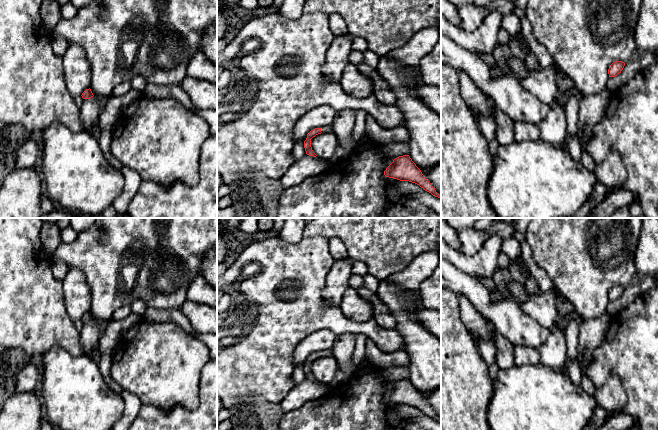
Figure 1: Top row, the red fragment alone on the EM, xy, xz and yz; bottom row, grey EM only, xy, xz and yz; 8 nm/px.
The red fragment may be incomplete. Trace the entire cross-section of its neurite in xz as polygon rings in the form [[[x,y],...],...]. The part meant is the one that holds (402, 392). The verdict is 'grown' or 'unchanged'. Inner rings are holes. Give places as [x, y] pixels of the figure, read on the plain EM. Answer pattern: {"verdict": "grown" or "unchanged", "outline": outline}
{"verdict": "unchanged", "outline": [[[409,379],[395,382],[386,392],[384,399],[400,405],[409,405],[419,409],[425,415],[441,423],[432,408],[424,401],[421,394],[412,385]]]}

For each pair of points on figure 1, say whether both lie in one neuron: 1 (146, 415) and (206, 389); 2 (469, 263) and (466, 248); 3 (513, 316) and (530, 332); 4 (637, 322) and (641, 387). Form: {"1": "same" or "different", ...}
{"1": "same", "2": "different", "3": "same", "4": "same"}

